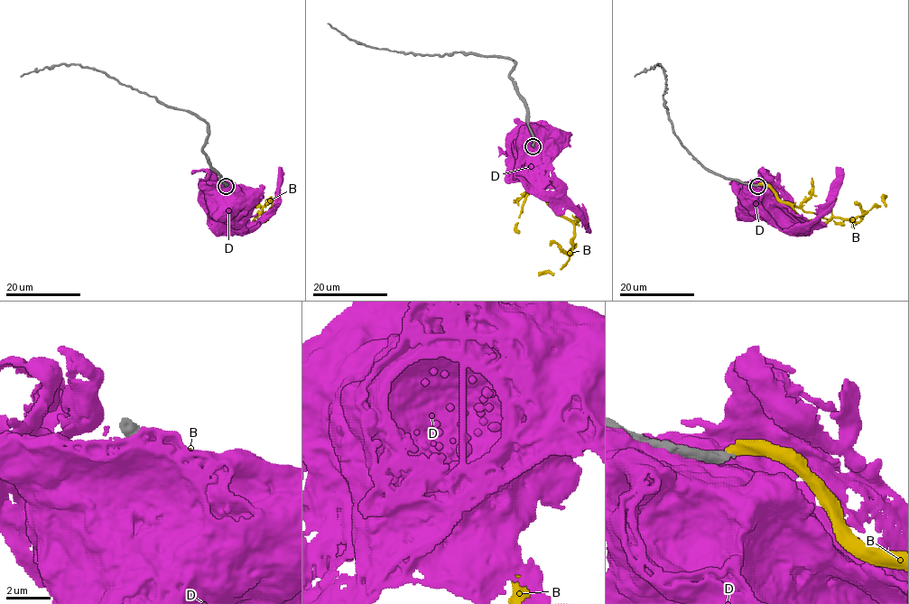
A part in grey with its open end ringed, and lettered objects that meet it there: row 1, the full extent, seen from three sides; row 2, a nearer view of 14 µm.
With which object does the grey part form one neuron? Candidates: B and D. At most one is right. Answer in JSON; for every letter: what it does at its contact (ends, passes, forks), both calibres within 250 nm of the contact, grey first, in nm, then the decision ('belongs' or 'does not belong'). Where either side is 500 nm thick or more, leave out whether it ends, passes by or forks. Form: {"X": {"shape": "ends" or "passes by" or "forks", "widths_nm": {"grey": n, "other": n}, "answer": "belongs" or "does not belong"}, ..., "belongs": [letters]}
{"B": {"widths_nm": {"grey": 500, "other": 550}, "answer": "does not belong"}, "D": {"widths_nm": {"grey": 650, "other": 1000}, "answer": "does not belong"}, "belongs": []}

